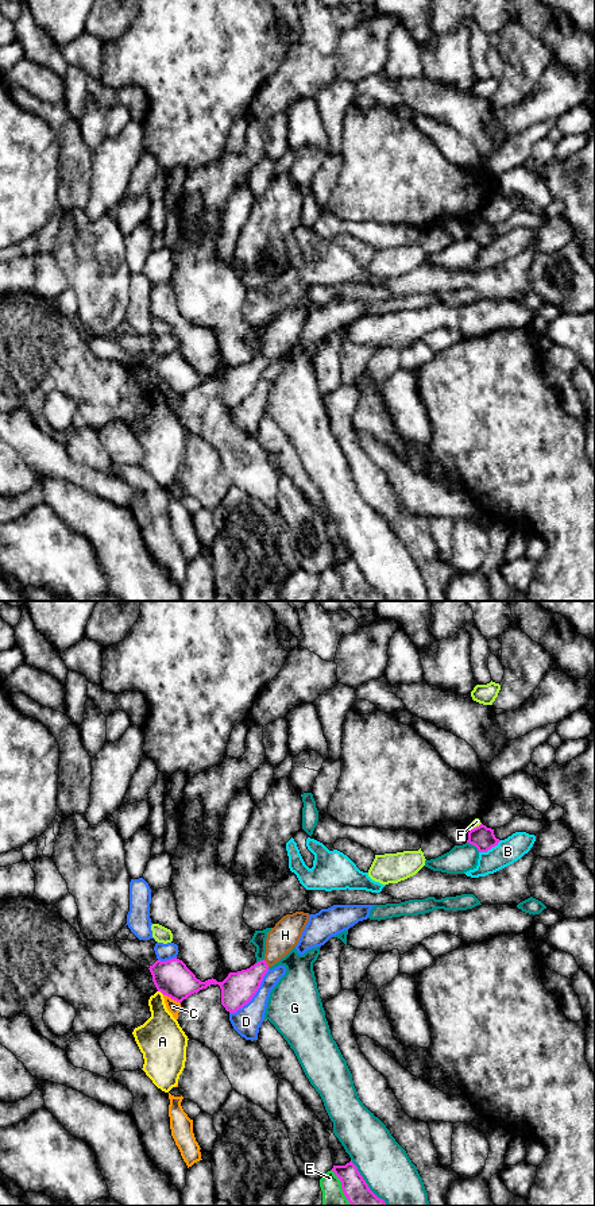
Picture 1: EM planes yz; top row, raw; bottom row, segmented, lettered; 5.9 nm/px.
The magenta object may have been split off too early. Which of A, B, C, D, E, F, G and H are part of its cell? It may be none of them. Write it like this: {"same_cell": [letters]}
{"same_cell": ["H"]}

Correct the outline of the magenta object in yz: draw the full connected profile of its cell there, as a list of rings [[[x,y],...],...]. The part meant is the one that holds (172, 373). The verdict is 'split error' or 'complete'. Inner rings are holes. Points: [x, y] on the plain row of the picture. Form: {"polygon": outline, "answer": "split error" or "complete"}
{"polygon": [[[304,307],[283,311],[267,328],[264,354],[247,365],[229,367],[223,377],[213,373],[201,377],[177,352],[166,357],[157,355],[150,361],[152,377],[158,386],[179,398],[210,379],[219,379],[221,384],[221,400],[227,407],[236,408],[256,389],[268,363],[298,339],[308,316],[309,308]]], "answer": "split error"}

